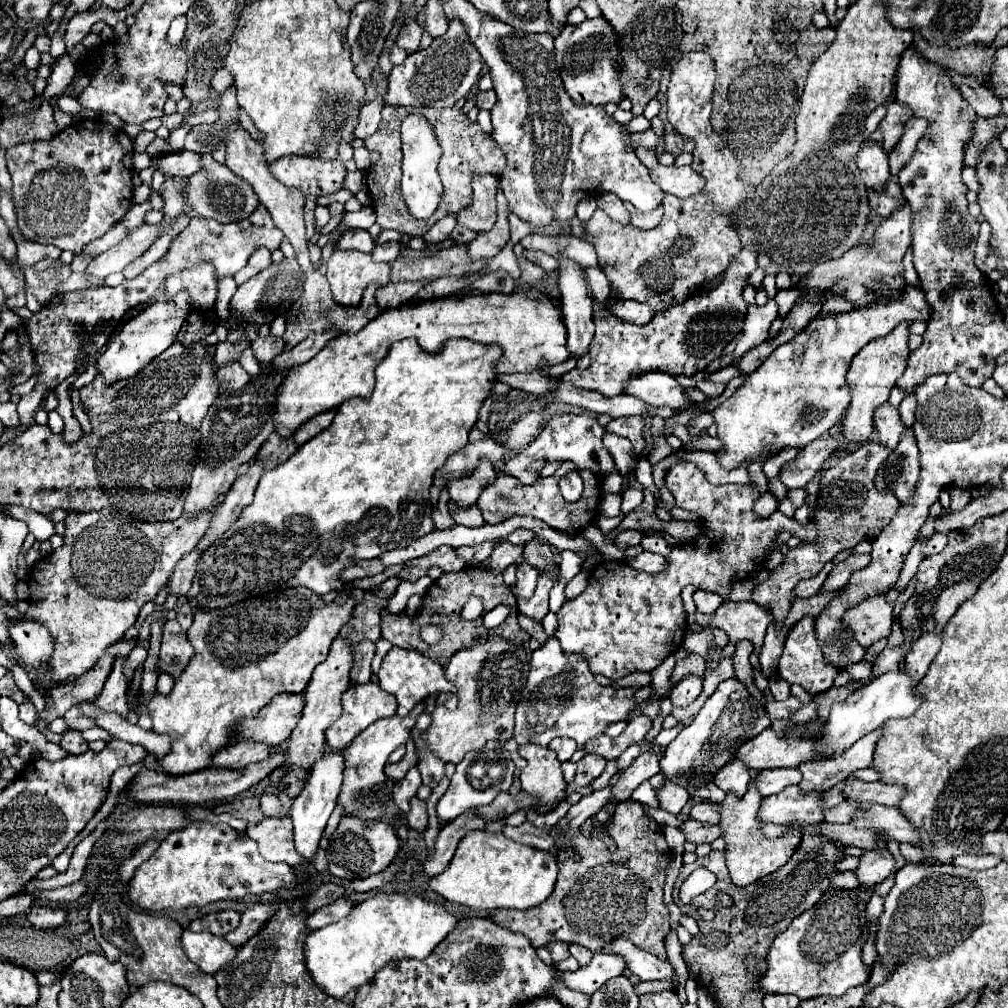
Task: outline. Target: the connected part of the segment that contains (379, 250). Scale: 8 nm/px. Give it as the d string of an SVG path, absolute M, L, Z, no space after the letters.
M386 242L386 244L380 244L372 250L372 256L376 262L394 262L396 256L400 254L400 248L402 248L402 242Z

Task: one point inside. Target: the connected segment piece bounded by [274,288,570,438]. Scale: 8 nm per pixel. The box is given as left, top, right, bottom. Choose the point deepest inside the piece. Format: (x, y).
(527, 326)

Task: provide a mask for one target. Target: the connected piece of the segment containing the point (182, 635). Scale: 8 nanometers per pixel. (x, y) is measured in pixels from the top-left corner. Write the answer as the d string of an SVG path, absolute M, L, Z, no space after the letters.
M168 620L162 632L160 656L158 656L158 674L170 674L174 680L188 666L194 656L194 648L186 638L186 632L176 620Z

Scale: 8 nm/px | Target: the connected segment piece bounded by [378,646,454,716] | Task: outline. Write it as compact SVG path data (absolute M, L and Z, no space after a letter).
M396 646L384 656L380 672L378 672L378 680L380 680L382 690L396 696L398 716L406 716L414 708L414 704L428 698L430 694L454 690L454 684L450 684L450 680L446 680L444 668L438 662L430 660L428 656L420 654L418 650L404 650L404 648L396 648Z

